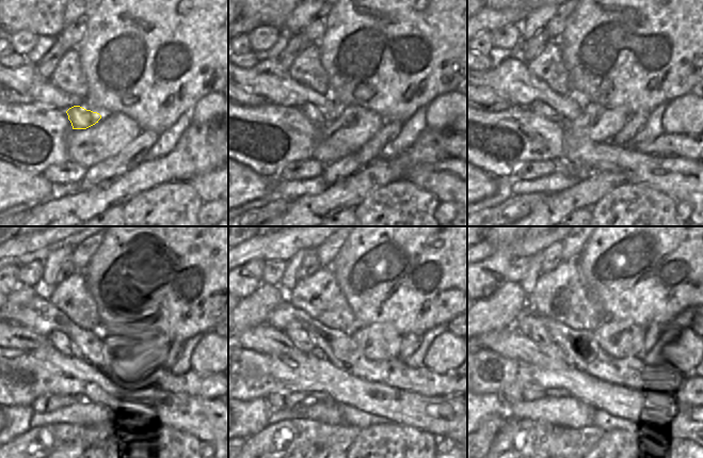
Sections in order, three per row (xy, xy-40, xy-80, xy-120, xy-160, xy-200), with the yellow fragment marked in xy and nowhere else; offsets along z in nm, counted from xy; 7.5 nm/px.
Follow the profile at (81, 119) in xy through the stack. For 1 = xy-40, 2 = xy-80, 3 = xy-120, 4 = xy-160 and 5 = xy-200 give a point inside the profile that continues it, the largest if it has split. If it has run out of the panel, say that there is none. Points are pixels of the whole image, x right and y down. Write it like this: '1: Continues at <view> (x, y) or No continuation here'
1: Continues at xy-40 (316, 115)
2: Continues at xy-80 (540, 108)
3: Continues at xy-120 (59, 340)
4: Continues at xy-160 (300, 338)
5: Continues at xy-200 (529, 325).

